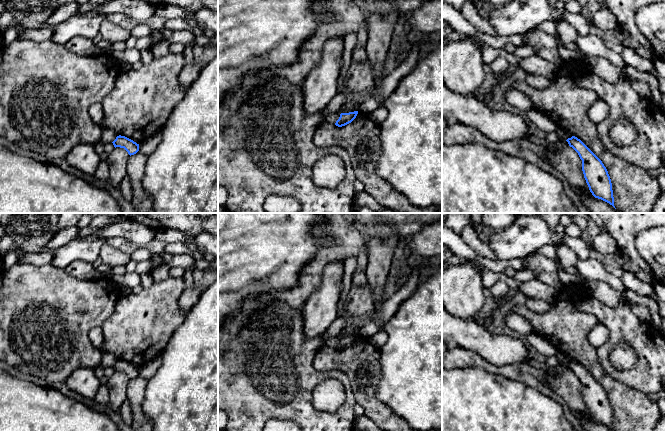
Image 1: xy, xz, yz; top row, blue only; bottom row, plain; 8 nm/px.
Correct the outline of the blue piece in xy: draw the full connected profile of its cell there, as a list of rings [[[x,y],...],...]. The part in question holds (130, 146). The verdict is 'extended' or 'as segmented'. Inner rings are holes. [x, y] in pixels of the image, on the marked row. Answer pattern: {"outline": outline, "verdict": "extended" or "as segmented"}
{"outline": [[[117,136],[112,143],[115,148],[124,148],[130,156],[136,154],[139,151],[139,144],[125,136]]], "verdict": "as segmented"}

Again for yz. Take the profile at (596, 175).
{"outline": [[[577,137],[566,141],[582,160],[582,171],[592,195],[615,208],[611,179],[602,161]]], "verdict": "as segmented"}

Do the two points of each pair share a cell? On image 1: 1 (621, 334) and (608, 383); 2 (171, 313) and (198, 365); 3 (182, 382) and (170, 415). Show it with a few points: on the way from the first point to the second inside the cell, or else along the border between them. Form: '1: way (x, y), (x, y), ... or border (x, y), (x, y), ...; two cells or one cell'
1: border (598, 359), (608, 374), (631, 386); two cells
2: border (187, 314), (185, 319), (175, 329), (165, 347); two cells
3: way (182, 390), (182, 403), (178, 407); one cell

